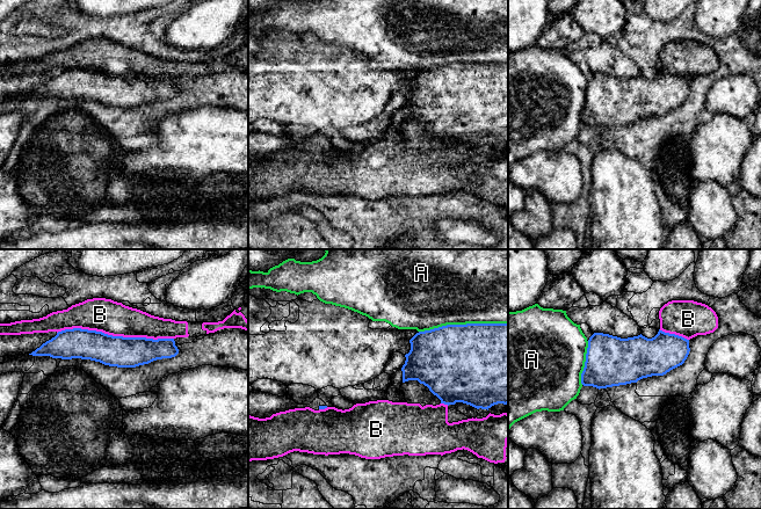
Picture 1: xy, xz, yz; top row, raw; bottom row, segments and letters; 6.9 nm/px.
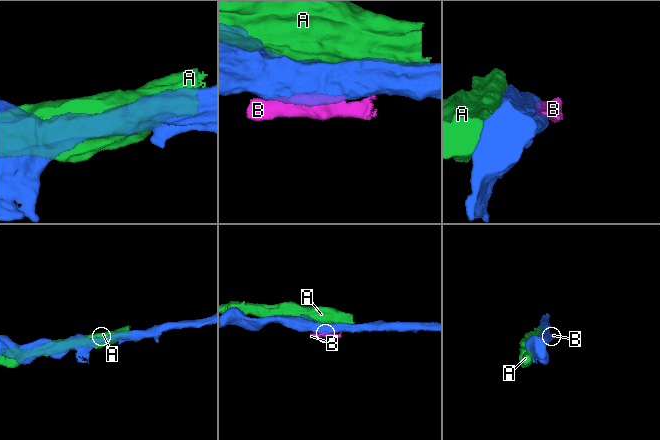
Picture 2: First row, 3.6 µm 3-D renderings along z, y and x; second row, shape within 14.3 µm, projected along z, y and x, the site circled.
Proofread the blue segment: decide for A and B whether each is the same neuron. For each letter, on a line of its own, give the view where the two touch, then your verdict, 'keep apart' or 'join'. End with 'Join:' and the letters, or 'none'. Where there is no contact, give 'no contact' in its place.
A: xz | keep apart
B: xy | keep apart
Join: none

